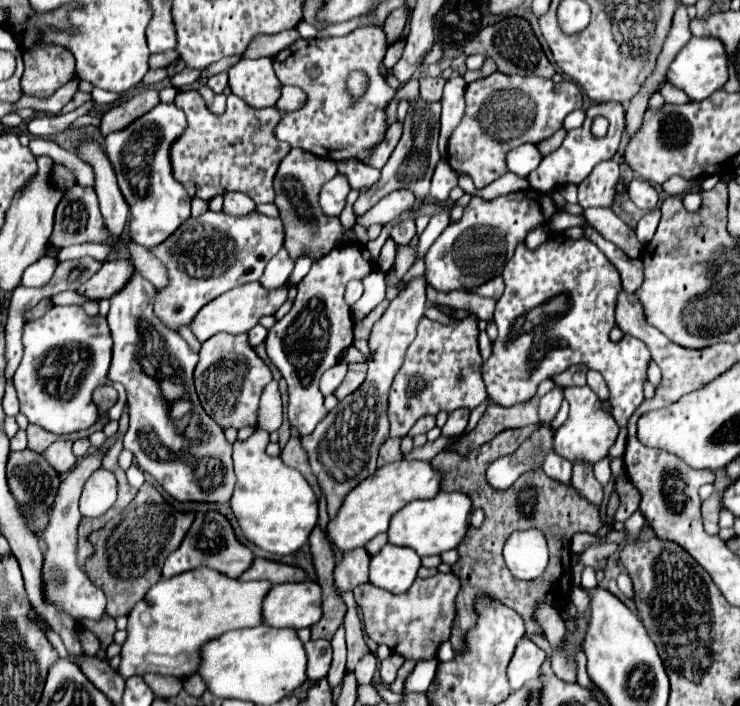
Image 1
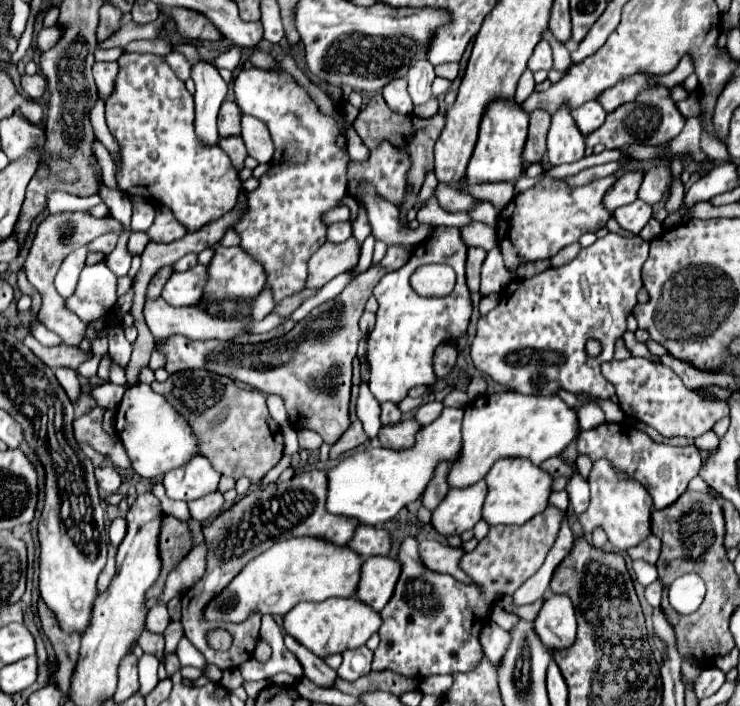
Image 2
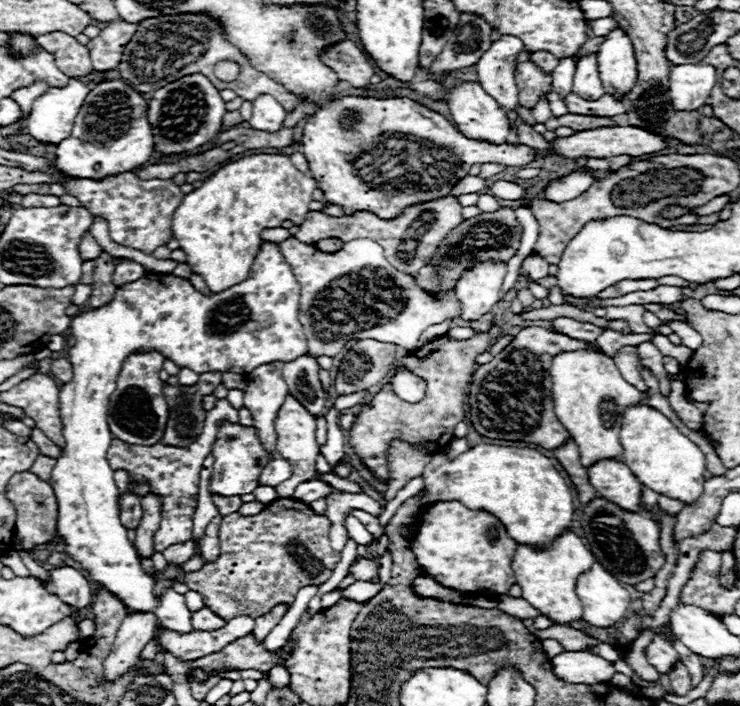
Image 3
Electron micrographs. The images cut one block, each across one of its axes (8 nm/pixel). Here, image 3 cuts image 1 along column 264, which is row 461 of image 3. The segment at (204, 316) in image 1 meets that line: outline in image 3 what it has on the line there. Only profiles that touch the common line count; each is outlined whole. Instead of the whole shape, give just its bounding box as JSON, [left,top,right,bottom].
[274,394,320,498]

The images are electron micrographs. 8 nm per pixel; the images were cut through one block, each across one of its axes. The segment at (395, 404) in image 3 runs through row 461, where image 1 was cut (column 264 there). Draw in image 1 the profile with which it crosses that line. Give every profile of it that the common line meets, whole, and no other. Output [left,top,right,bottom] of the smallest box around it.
[194,334,272,428]

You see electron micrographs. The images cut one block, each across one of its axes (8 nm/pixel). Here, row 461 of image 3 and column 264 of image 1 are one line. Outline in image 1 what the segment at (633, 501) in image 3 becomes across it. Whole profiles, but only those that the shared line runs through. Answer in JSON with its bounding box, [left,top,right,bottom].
[264,580,320,628]

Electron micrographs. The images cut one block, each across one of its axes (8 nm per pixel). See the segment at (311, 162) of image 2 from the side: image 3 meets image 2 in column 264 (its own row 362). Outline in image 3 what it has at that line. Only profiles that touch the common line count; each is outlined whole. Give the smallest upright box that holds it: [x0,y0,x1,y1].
[48,242,308,632]

